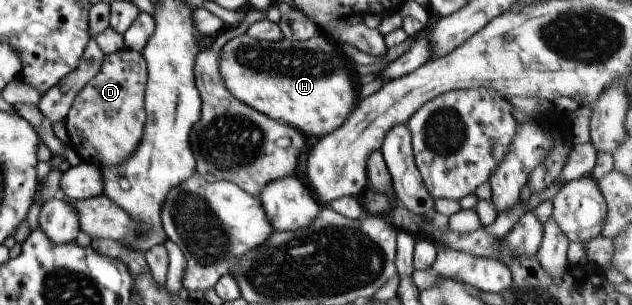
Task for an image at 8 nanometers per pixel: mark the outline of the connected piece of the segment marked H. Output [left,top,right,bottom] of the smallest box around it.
[219,30,361,138]

